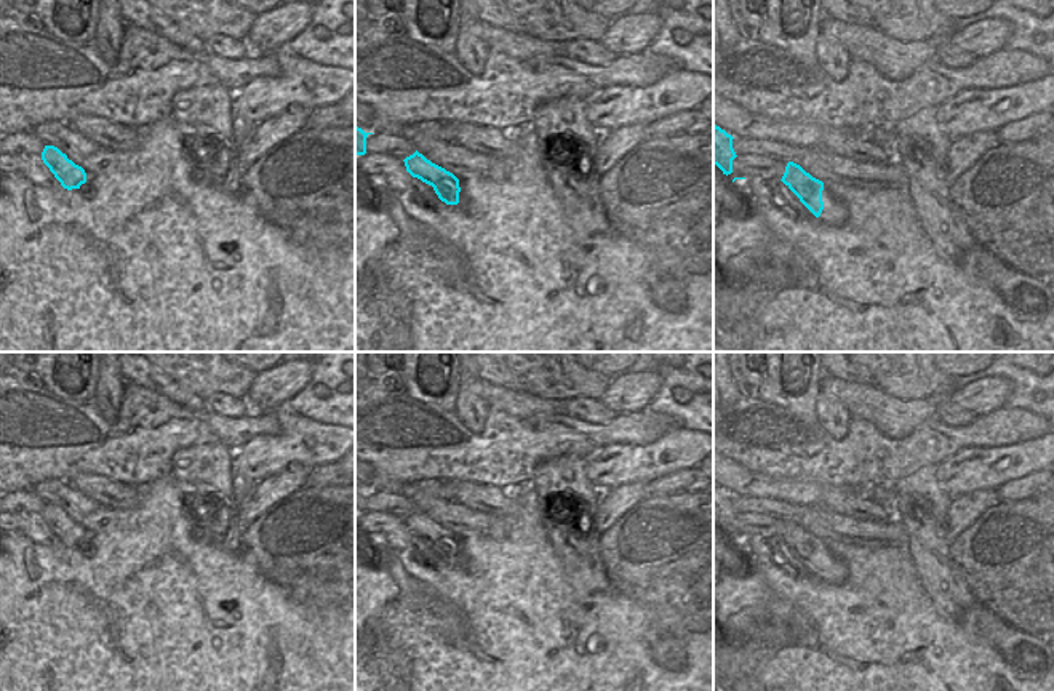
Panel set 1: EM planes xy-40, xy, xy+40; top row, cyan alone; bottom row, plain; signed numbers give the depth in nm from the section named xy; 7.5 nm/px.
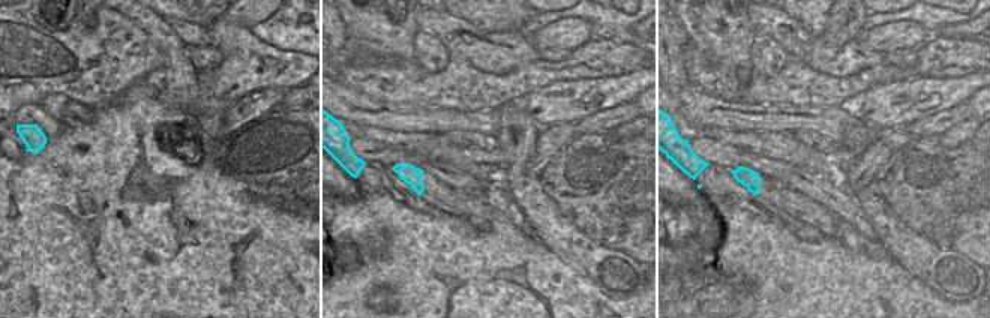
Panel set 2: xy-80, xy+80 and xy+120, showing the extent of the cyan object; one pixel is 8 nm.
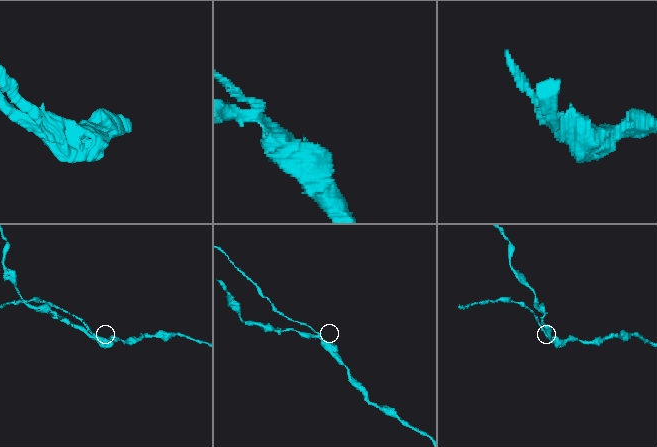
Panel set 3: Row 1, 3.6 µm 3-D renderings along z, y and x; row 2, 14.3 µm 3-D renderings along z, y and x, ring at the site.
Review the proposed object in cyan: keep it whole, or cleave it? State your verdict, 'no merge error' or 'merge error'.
merge error

